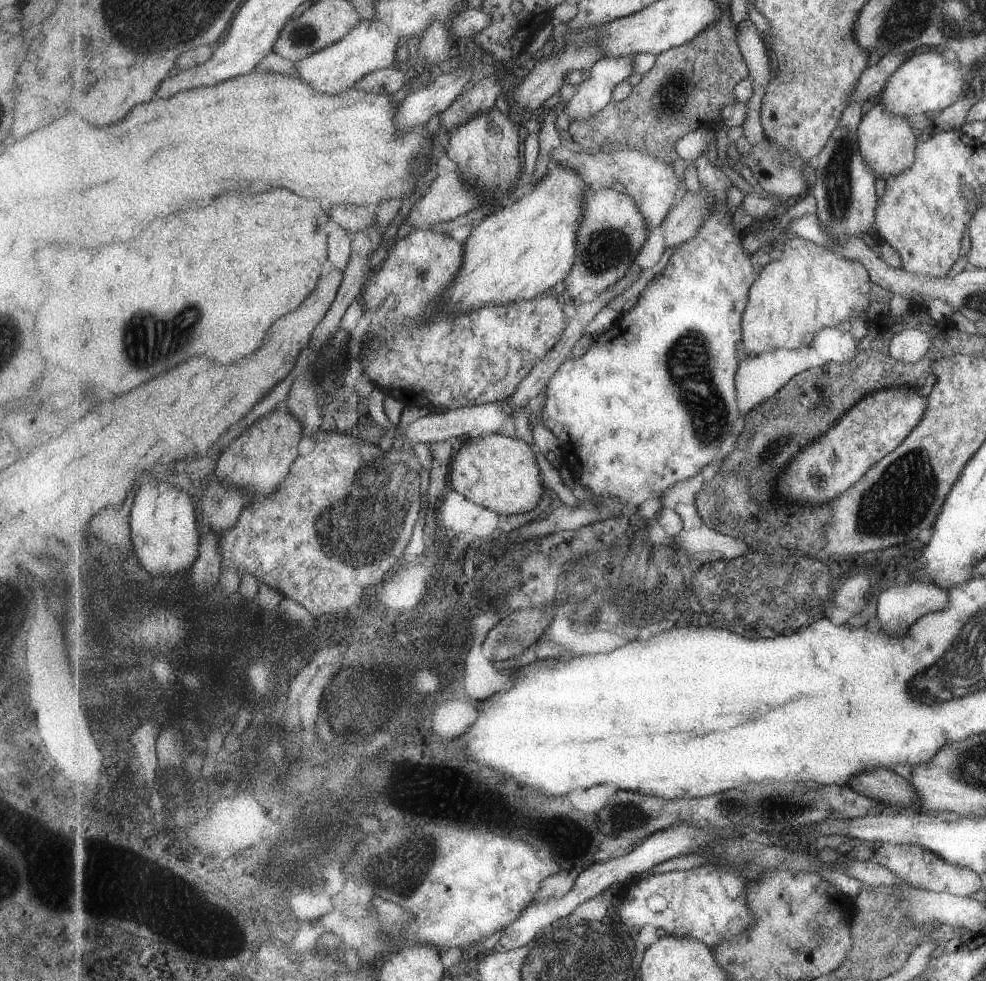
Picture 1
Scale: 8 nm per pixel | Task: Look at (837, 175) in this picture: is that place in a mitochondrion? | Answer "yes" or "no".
yes

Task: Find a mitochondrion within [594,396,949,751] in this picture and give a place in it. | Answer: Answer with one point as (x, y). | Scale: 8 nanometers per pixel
(899, 500)

